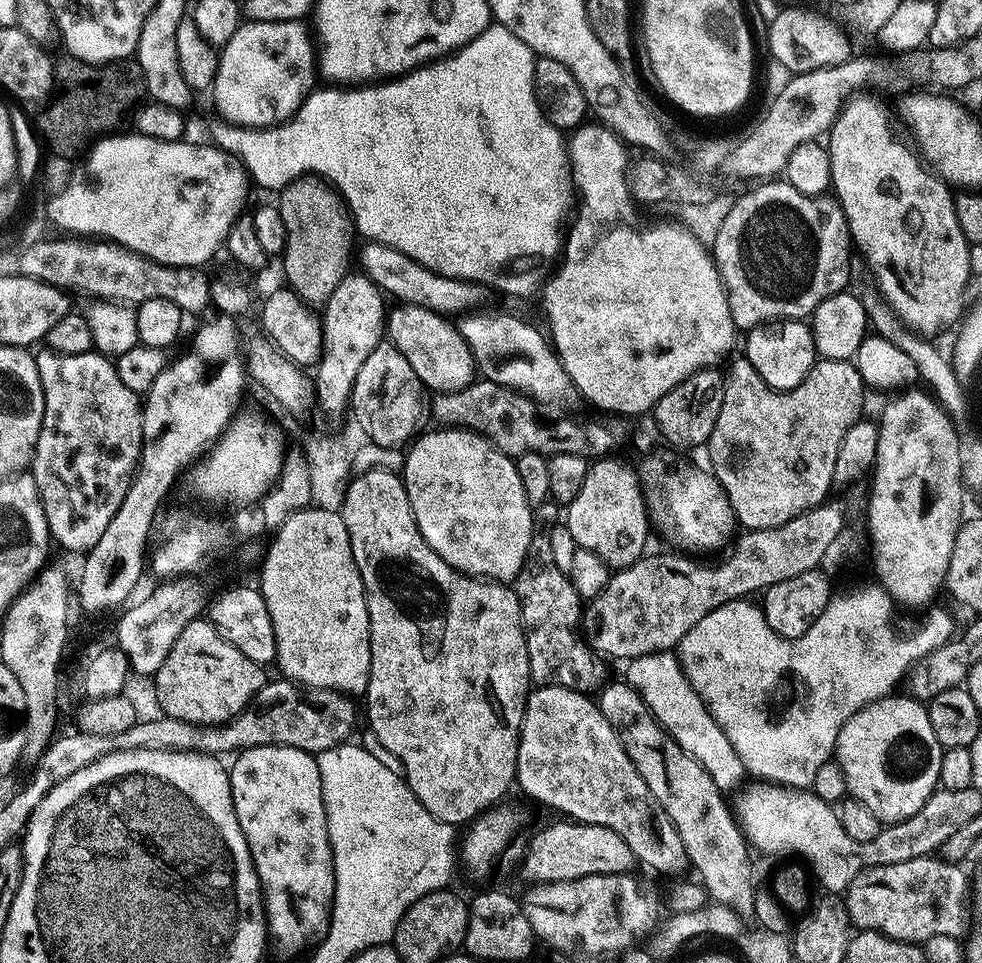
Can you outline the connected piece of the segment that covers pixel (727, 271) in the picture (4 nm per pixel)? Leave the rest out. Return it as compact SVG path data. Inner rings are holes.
M776 182L757 183L753 192L748 192L745 196L737 195L730 214L726 215L721 228L714 232L716 241L710 244L716 269L720 272L720 281L728 295L730 314L740 330L754 328L757 324L773 320L811 317L822 301L836 292L845 291L842 287L842 276L838 280L830 280L828 248L826 242L816 240L814 208L810 204L810 196L794 190L794 186L787 182L772 183Z

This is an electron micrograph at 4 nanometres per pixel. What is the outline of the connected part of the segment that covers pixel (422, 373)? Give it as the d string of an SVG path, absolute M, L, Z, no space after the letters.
M400 304L386 316L386 336L414 368L423 387L433 392L457 392L473 383L477 366L466 341L447 315L413 304Z

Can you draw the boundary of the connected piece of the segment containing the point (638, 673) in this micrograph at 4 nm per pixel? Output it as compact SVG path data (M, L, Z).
M675 651L646 654L627 661L626 668L626 683L644 699L661 728L669 732L674 742L678 742L686 754L693 756L707 770L710 778L714 778L714 786L718 786L724 794L728 794L731 788L739 789L740 779L746 776L742 762L734 746L730 746L730 738L726 738L718 722L714 722L710 710L688 681L679 655Z

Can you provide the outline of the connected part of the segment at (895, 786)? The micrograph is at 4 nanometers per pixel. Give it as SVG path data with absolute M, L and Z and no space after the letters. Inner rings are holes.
M891 694L867 704L842 726L836 739L834 760L844 772L847 791L851 799L860 800L882 822L902 821L920 810L938 788L944 749L934 738L934 726L930 726L928 709L911 695Z

